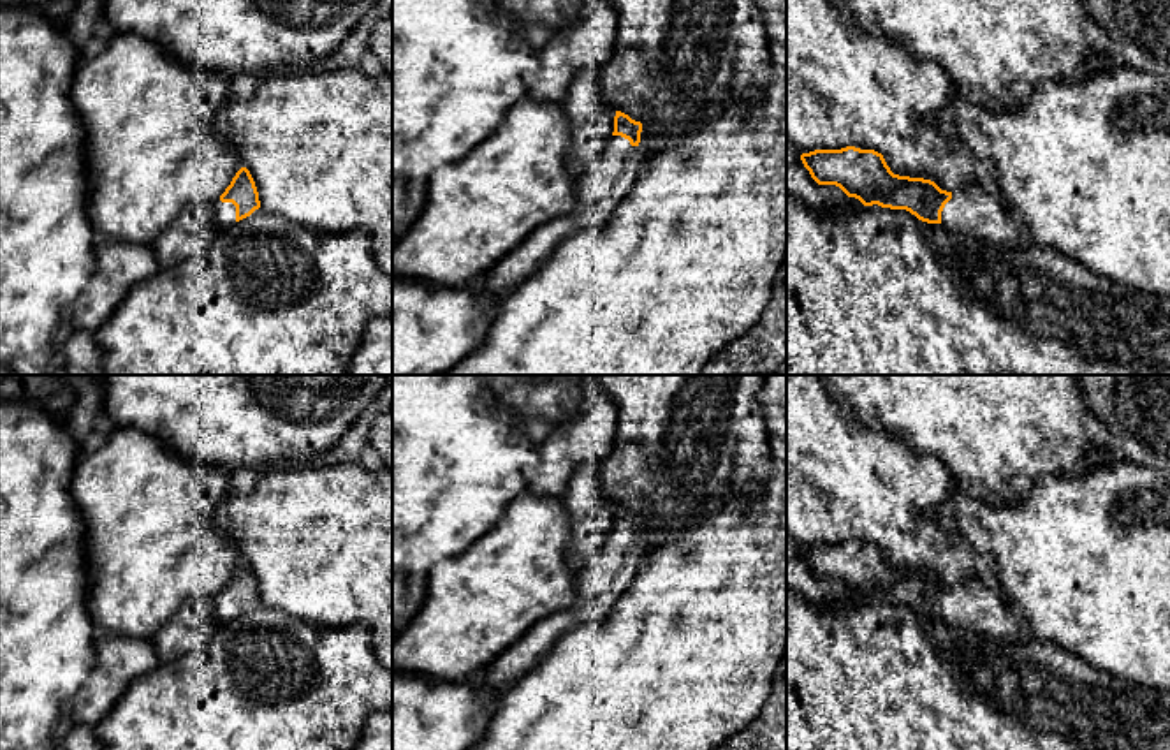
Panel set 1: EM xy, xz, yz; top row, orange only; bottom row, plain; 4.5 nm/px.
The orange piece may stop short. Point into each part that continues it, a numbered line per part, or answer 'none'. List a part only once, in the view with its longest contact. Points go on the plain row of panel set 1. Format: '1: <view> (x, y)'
1: xy (224, 608)

